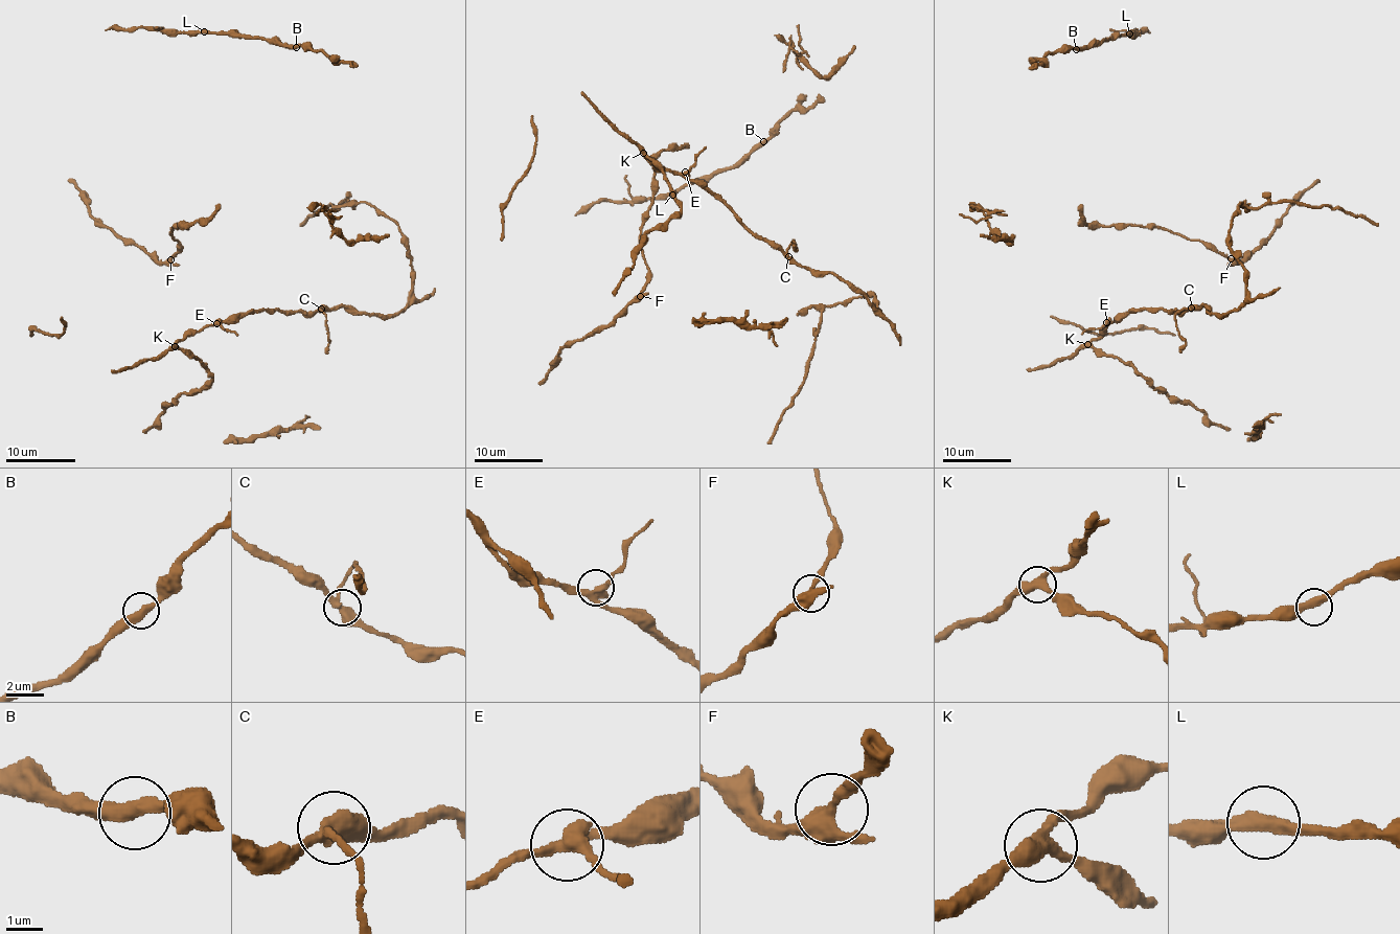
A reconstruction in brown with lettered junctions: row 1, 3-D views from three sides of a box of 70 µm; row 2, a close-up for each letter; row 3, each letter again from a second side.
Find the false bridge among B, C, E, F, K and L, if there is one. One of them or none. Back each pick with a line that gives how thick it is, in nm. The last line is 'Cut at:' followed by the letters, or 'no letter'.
Cut at: no letter

